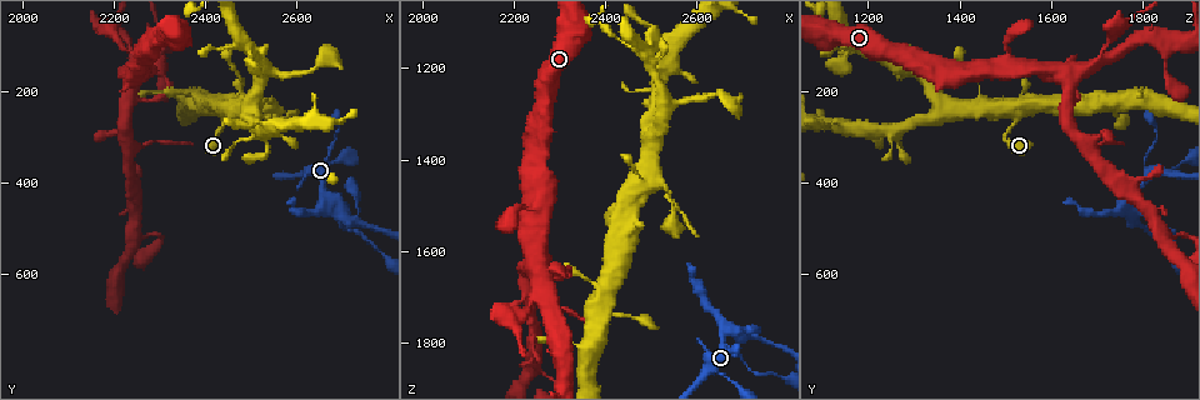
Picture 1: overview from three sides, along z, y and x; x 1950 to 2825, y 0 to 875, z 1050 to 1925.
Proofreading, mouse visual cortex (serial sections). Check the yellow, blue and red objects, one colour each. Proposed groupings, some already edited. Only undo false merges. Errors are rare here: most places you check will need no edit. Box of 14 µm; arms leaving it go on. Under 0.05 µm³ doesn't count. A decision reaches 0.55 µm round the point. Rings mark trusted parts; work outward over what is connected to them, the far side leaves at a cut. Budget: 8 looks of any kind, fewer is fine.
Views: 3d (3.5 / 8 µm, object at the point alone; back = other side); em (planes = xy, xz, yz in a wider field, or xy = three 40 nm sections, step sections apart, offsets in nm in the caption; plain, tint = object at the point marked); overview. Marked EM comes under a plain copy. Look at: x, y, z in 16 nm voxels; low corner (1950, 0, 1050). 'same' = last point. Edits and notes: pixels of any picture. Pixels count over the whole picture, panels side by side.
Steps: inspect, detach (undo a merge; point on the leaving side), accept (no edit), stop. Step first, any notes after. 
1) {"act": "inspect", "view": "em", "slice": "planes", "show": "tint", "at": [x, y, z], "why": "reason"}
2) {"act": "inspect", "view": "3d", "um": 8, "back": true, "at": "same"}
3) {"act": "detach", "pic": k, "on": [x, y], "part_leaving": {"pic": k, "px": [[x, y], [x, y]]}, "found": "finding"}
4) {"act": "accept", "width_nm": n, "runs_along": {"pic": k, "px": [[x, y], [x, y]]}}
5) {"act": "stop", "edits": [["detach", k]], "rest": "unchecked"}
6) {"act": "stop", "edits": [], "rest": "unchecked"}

{"act": "inspect", "view": "3d", "um": 8, "at": [2680, 290, 1830], "why": "narrows sharply"}

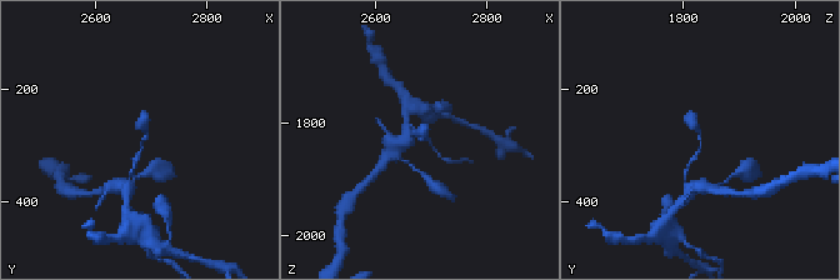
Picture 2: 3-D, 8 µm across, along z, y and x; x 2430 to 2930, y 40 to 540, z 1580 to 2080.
{"act": "inspect", "view": "em", "slice": "xy", "step": 2, "show": "tint", "at": [2680, 290, 1830]}

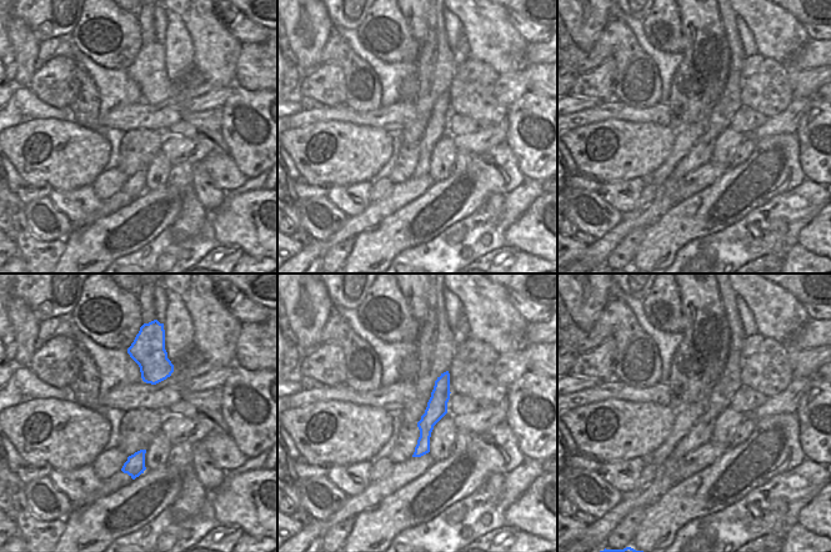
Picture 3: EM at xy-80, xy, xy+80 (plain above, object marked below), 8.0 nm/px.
{"act": "accept", "runs_along": {"pic": 2, "px": [[130, 173], [146, 136], [145, 113]]}, "found": "all the same cell"}

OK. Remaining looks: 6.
{"act": "inspect", "view": "3d", "um": 8, "at": [2465, 265, 1745]}

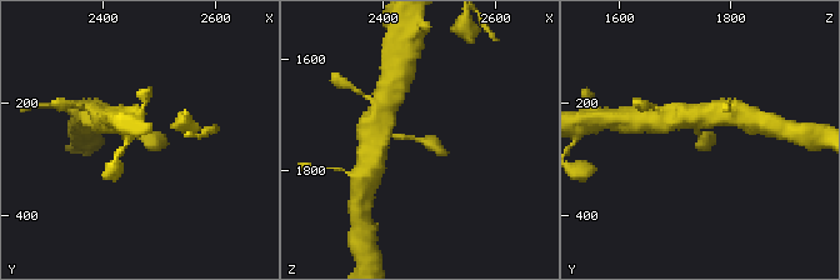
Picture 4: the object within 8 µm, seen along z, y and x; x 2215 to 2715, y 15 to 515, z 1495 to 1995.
{"act": "inspect", "view": "em", "slice": "xy", "step": 3, "show": "tint", "at": [2465, 265, 1740]}

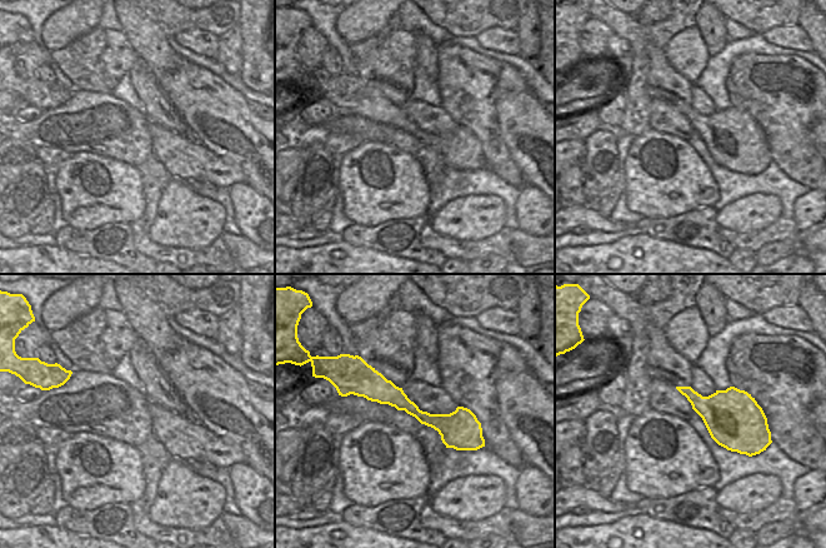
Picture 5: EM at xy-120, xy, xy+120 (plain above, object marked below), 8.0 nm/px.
{"act": "accept", "runs_along": {"pic": 4, "px": [[389, 135], [433, 143], [448, 153]]}, "found": "one cell here"}

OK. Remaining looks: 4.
{"act": "inspect", "view": "3d", "um": 3.5, "at": [2360, 215, 1660], "why": "thin neck"}

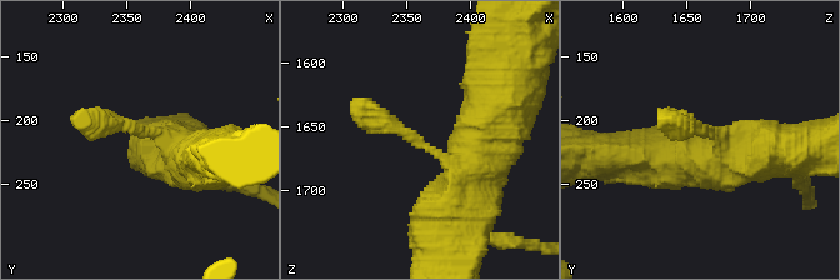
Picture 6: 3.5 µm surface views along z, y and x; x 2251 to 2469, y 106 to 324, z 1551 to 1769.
{"act": "inspect", "view": "em", "slice": "xy", "step": 5, "show": "tint", "at": [2364, 208, 1664], "why": "shape alone is not enough"}

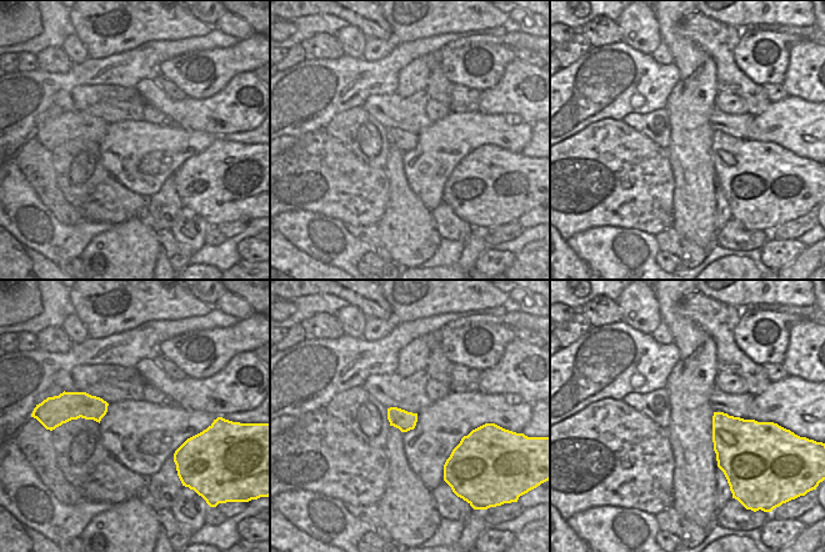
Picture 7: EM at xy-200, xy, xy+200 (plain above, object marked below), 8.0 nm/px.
{"act": "accept", "runs_along": {"pic": 6, "px": [[476, 154], [469, 173], [354, 106]]}, "found": "all the same cell"}

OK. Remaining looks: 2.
{"act": "stop", "edits": [], "rest": "unchecked"}

